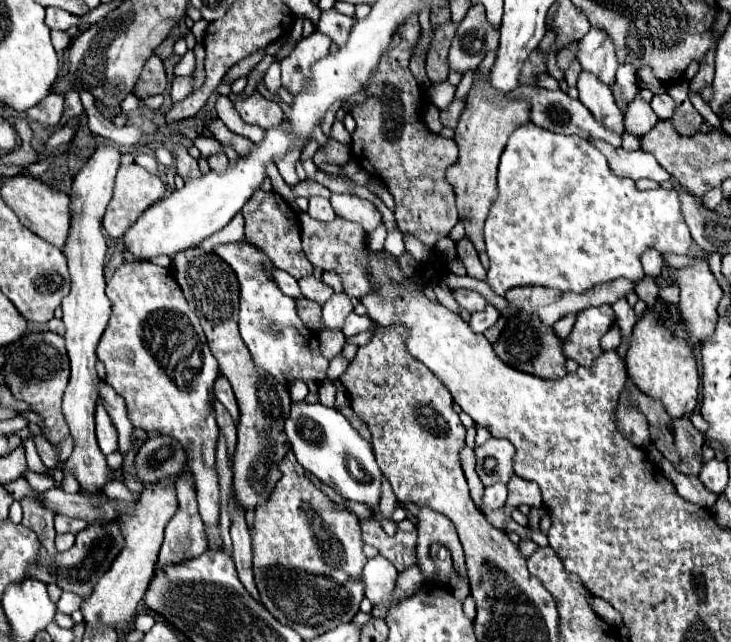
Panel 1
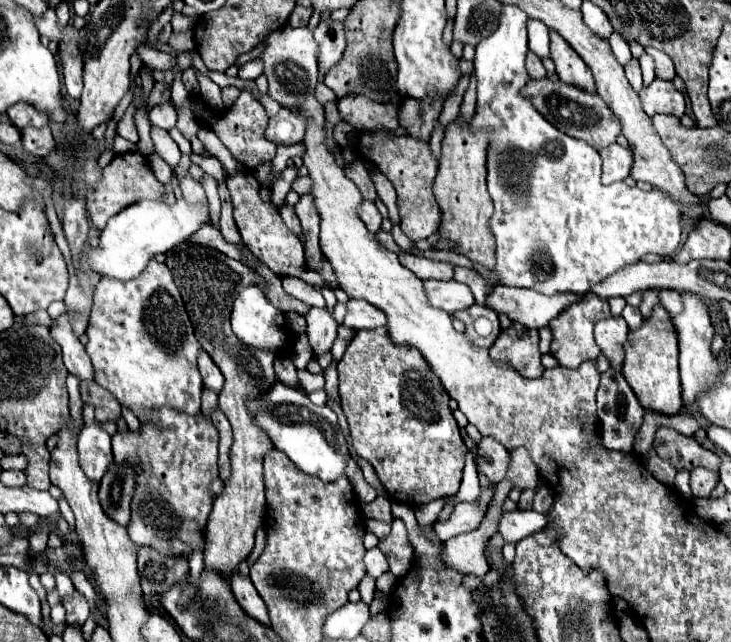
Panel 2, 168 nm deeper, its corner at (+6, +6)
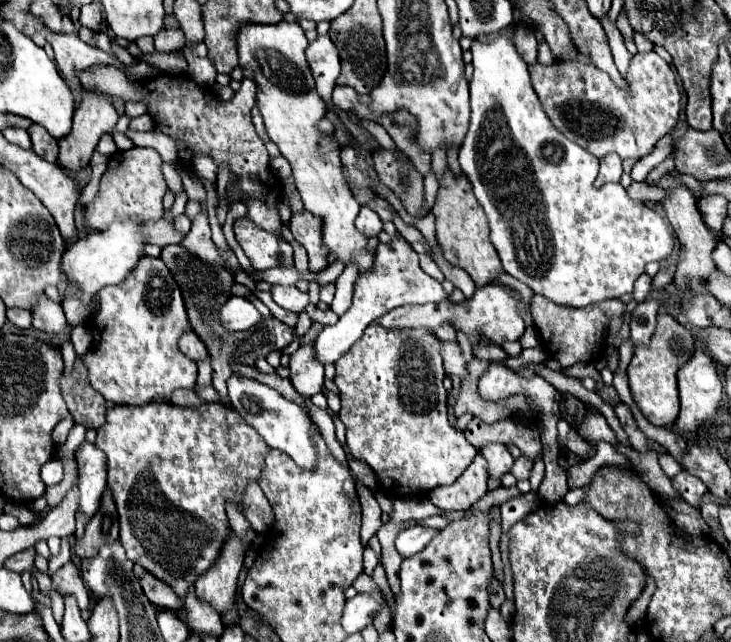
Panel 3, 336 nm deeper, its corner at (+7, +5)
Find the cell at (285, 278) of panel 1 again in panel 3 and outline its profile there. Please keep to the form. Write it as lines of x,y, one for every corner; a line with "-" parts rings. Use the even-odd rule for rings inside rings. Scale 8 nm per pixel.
160,219
156,223
146,223
146,243
166,247
168,243
180,243
184,239
182,233
174,229
174,225
166,219

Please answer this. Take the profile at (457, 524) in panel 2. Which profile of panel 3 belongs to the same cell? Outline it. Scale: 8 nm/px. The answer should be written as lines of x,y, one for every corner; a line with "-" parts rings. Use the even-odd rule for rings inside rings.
414,525
414,527
408,527
402,533
398,533
394,545
396,545
398,553
406,559
406,557
412,557
414,553
418,553
420,549
424,549
434,535
436,535
436,529

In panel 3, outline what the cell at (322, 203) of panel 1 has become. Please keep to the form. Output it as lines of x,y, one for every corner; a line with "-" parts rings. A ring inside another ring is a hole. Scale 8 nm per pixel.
308,211
296,213
290,219
290,231
298,243
304,245
310,257
310,271
318,273
326,267
326,245
322,245
322,221

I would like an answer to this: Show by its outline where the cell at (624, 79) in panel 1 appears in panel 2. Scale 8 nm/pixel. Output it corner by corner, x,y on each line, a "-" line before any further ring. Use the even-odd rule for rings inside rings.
613,32
613,34
611,34
609,44
611,44
611,50
613,50
613,54
615,54
617,62
619,62
621,66
625,66
625,64
629,62
629,58
631,58
629,44
627,44
627,42
625,42
621,36
617,36
617,32

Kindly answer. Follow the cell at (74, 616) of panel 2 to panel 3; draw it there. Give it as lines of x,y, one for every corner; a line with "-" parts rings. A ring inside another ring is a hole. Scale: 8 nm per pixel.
68,561
66,565
62,565
56,571
56,575
52,577
52,581
62,595
74,595
80,609
88,609
88,603
90,603
88,589
86,589
82,575
78,573
78,565
74,561

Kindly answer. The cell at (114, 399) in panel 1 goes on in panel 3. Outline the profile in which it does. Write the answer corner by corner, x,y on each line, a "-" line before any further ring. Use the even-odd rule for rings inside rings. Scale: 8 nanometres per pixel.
46,295
38,297
38,305
32,311
32,327
46,331
52,335
58,343
64,341
64,327
66,327
66,317
62,311
62,305
58,301
48,299

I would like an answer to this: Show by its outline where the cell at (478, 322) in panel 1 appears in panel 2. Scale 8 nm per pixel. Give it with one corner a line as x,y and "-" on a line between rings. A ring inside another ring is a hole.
505,4
503,6
503,12
501,12
501,18
499,18
499,28
483,40
483,44
479,44
475,48
475,76
477,76
477,110
475,110
475,116
473,116
473,124
471,128
479,130
479,128
491,128
491,144
489,144
489,150
487,150
487,188
489,188
489,194
493,198
493,204
495,204
495,212
493,216
489,218
489,228
491,229
496,241
495,250
495,268
493,272
497,274
497,280
485,280
481,275
474,271
457,265
453,265
454,276
453,279
458,282
465,282
473,296
475,296
475,302
479,302
481,306
485,306
487,302
487,296
493,292
495,286
503,284
503,286
521,286
521,288
531,288
531,290
537,290
537,292
543,292
543,294
557,294
557,292
575,292
575,294
585,294
591,290
591,286
595,286
597,282
601,282
605,276
621,270
623,266
627,264
633,264
633,262
639,262
639,258
643,254
659,254
659,256
673,256
675,250
679,248
679,242
681,242
681,216
683,216
683,204
675,198
671,198
669,194
663,194
661,190
653,188
649,192
637,188
637,186
627,186
625,180
619,180
611,184
601,184
601,156
595,148
591,148
587,142
583,140
575,140
571,136
565,136
563,132
559,132
555,126
551,126
531,104
529,100
521,98
519,96
519,88
529,80
527,76
527,70
525,70
525,54
527,54
527,20
529,16
513,6
513,4

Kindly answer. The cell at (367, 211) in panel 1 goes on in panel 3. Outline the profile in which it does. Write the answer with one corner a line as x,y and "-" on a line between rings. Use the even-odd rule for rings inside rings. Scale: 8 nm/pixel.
362,207
358,217
356,217
356,225
360,233
366,233
366,237
376,237
382,231
382,221
380,217
370,209
370,207

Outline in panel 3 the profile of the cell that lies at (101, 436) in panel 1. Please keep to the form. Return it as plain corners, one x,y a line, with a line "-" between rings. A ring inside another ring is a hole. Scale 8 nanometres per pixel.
82,443
76,451
78,475
80,475
80,513
90,519
100,505
102,493
106,489
106,457
96,445

